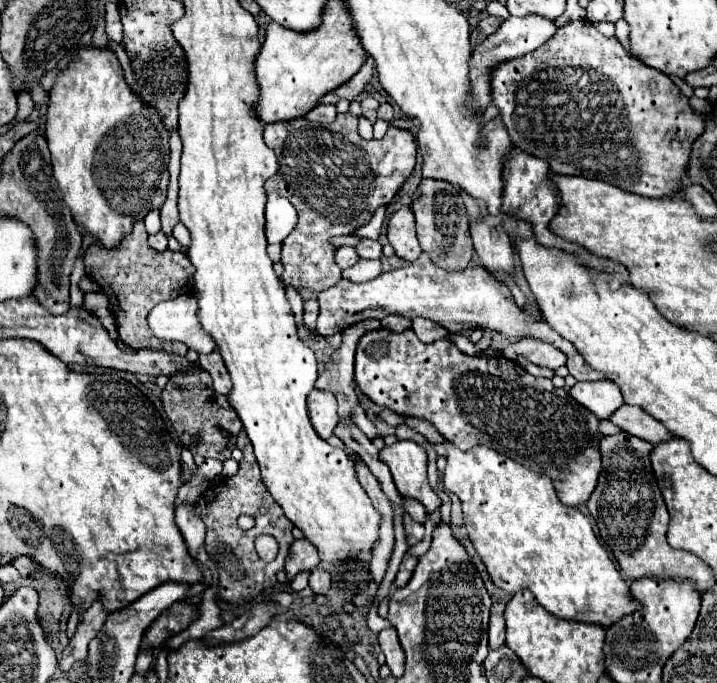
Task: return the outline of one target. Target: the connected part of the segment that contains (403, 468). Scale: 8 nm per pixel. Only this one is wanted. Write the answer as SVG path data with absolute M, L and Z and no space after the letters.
M397 441L379 453L391 469L397 491L405 499L417 499L427 513L441 507L441 499L427 481L427 453L415 441Z

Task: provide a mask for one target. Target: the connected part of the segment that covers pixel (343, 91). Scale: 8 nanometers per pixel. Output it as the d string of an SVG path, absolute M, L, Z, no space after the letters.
M367 57L365 63L363 63L363 67L361 67L347 83L343 83L343 85L337 87L335 91L327 93L327 95L321 99L321 103L337 103L339 99L347 99L347 101L355 99L355 97L365 89L365 85L369 83L369 79L371 79L371 75L373 75L373 65L375 65L373 59Z

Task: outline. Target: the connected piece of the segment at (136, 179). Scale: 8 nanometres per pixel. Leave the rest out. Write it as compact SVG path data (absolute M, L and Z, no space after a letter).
M81 47L77 49L77 53L73 55L73 61L69 63L69 67L57 77L55 85L49 91L51 95L51 103L47 109L47 125L45 125L45 137L49 143L49 151L51 151L51 165L53 165L53 177L63 193L63 203L71 209L71 215L75 219L75 223L89 235L95 235L95 241L101 243L105 249L115 249L119 247L119 243L123 241L123 237L127 233L131 233L133 225L137 221L143 221L145 215L151 209L159 209L165 203L167 197L167 183L169 183L169 173L167 173L167 163L169 163L169 133L165 131L161 117L155 115L155 111L147 105L143 105L143 101L139 101L139 97L133 97L125 77L123 77L123 69L117 61L117 57L109 51L109 49L95 49L95 47Z

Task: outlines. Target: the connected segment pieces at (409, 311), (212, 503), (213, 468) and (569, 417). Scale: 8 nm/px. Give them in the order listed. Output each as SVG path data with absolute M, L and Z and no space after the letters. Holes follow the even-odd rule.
M427 253L407 267L381 273L379 277L367 283L353 283L349 279L341 279L331 289L319 293L319 317L317 317L317 333L319 335L333 335L347 325L365 321L365 319L383 319L385 315L403 315L403 317L427 317L443 325L449 333L461 333L469 329L497 329L505 335L517 337L535 337L549 341L561 347L567 353L567 369L577 381L591 381L603 379L605 375L591 369L587 361L577 353L577 349L565 341L557 331L547 327L545 321L533 321L527 317L513 301L511 291L501 281L495 281L491 273L483 267L469 265L463 271L445 271L439 269Z
M241 431L237 437L237 449L243 451L243 461L239 463L239 473L235 477L225 479L225 483L219 483L213 489L207 489L199 501L195 503L193 511L201 517L201 521L207 525L207 553L215 563L225 563L223 571L219 573L219 597L225 603L233 605L245 605L253 601L261 591L269 591L275 587L277 571L285 567L285 559L289 553L289 545L293 541L291 529L293 523L287 521L283 509L277 501L273 501L271 493L267 491L261 471L257 465L257 459L251 449L251 441L247 441L247 435ZM259 509L269 509L265 513L259 513ZM239 515L255 515L255 527L249 531L243 531L237 527ZM259 535L273 535L279 541L279 553L277 559L267 563L263 561L255 551L255 539Z
M206 458L203 465L199 467L199 473L201 473L201 477L215 477L215 475L221 475L222 469L223 465L221 461Z
M381 327L365 333L359 339L355 355L355 383L381 407L389 407L399 415L413 415L431 421L449 443L463 451L483 443L525 465L527 469L551 477L563 505L579 507L587 503L597 487L603 467L599 451L599 441L603 437L599 433L599 417L579 405L565 389L555 389L551 379L527 375L519 363L509 361L503 355L471 357L461 353L449 339L421 343L413 329L395 333Z

